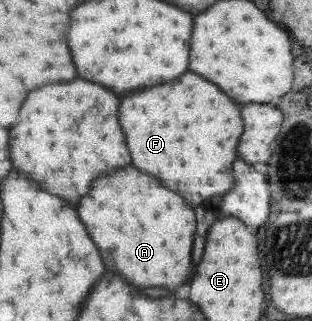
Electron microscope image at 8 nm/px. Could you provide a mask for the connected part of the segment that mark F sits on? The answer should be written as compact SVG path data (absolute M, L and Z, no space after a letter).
M191 72L169 84L141 90L119 102L119 124L125 134L133 166L181 194L189 208L203 206L209 196L233 188L231 162L243 130L239 108L219 88Z

